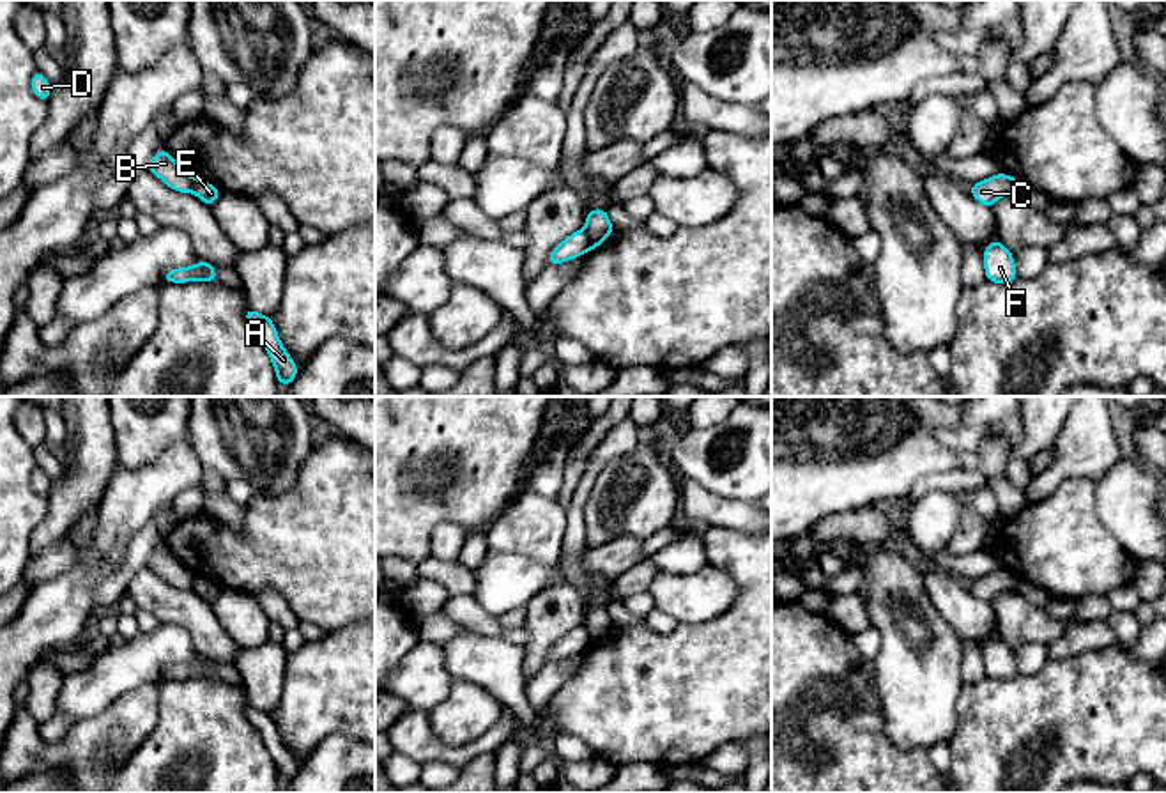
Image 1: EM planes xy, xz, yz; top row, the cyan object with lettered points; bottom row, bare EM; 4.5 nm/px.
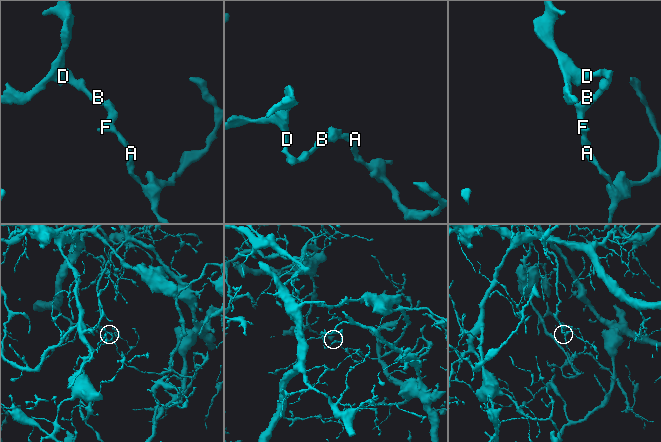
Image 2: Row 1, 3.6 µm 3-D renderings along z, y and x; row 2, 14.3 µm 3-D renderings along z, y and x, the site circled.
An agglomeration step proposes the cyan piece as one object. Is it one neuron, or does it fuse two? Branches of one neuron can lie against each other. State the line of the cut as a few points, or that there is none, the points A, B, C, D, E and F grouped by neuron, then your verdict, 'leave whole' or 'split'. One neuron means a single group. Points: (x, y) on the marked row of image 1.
cut xz (584, 229), (591, 248); groups A C E F / B D; split

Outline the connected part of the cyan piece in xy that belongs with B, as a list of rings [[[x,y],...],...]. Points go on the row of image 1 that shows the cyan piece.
[[[159,149],[147,165],[147,170],[177,193],[191,193],[195,177],[175,161],[166,149]]]

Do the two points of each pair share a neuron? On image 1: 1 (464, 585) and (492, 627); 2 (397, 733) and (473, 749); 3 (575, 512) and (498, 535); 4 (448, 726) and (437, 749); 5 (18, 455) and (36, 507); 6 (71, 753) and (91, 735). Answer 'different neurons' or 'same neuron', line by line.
1: different neurons
2: same neuron
3: different neurons
4: different neurons
5: same neuron
6: same neuron

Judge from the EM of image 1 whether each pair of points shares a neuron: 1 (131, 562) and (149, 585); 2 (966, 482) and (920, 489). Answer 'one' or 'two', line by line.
1: two
2: one

